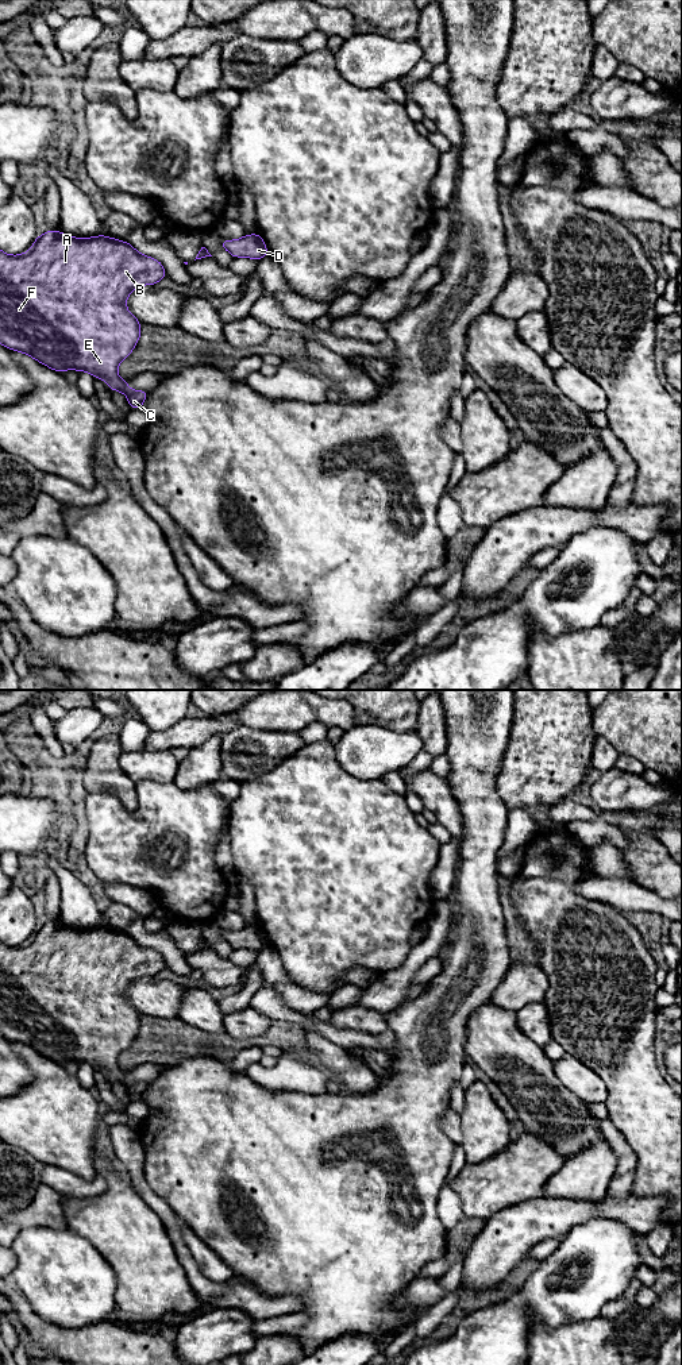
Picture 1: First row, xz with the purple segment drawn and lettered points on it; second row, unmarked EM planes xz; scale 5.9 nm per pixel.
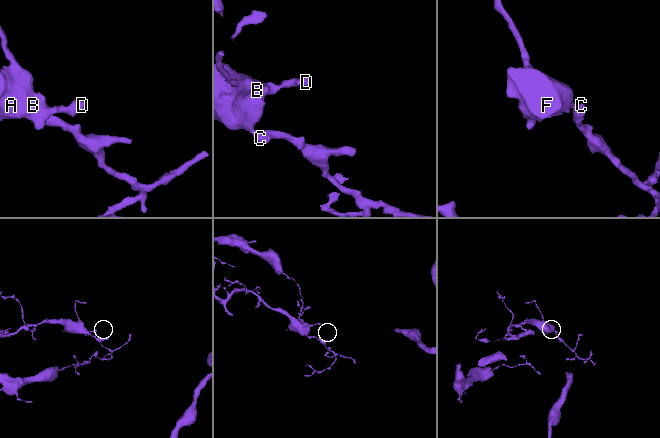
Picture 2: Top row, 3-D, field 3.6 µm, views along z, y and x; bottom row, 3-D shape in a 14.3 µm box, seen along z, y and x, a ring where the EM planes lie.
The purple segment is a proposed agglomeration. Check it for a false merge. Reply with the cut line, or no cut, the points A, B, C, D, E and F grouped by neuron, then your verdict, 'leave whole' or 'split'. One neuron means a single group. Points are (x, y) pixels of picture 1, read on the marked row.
cut none; groups A B C D E F; leave whole

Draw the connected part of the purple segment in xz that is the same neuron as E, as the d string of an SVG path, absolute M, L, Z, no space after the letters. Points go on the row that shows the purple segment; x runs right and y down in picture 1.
M46 231L24 254L8 255L0 250L0 344L30 355L58 373L69 369L88 371L105 381L111 390L124 393L131 409L140 409L149 392L131 390L127 381L117 375L117 366L135 348L142 325L128 312L126 301L134 289L155 285L163 278L162 263L138 252L127 242L104 235L72 238L61 231Z

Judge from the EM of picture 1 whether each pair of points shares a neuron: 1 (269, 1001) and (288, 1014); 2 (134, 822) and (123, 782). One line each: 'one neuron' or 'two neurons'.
1: one neuron
2: two neurons

